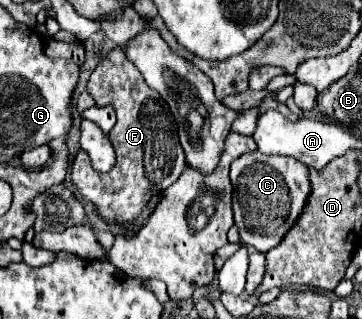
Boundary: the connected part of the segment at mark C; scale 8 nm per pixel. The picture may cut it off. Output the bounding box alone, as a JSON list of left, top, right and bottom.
[230,151,312,253]

